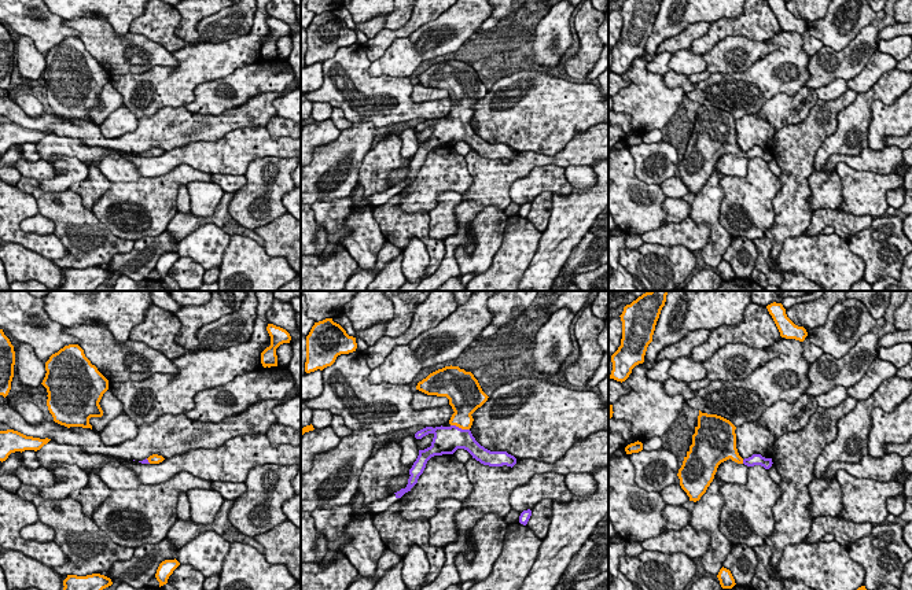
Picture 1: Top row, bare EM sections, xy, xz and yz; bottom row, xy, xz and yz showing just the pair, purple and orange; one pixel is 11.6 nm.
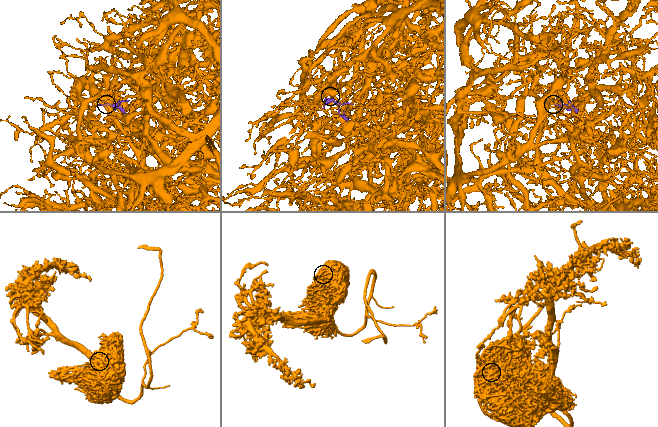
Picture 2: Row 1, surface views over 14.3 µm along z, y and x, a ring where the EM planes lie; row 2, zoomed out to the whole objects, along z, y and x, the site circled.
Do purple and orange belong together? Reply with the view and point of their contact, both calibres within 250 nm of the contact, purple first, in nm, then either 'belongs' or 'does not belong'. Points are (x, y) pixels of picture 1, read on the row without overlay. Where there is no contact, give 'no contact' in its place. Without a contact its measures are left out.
xz (460, 121) | 320/240 nm | belongs

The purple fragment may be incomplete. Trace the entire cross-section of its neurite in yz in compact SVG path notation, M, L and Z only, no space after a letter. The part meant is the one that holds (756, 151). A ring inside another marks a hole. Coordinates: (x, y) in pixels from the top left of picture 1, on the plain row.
M699 103L692 137L677 166L680 178L689 193L700 192L713 174L718 158L729 151L747 159L761 158L765 162L772 159L772 151L761 147L743 152L736 141L735 122L736 119L729 113Z

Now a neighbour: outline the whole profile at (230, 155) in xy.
M239 128L217 141L195 141L165 151L159 156L141 156L133 152L88 147L80 139L49 133L37 143L37 151L40 159L47 162L52 156L69 156L88 165L99 163L104 156L117 152L121 158L130 161L143 177L168 174L181 163L210 174L243 176L249 163L258 158L301 159L301 139L273 140L266 128Z

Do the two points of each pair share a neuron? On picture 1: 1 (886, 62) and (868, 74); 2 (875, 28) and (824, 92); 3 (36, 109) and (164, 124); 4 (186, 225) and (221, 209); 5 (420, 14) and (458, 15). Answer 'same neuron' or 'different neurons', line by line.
1: same neuron
2: different neurons
3: different neurons
4: same neuron
5: different neurons

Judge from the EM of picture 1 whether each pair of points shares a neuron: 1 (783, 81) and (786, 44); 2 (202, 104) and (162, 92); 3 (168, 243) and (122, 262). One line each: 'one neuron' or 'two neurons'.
1: one neuron
2: two neurons
3: one neuron

